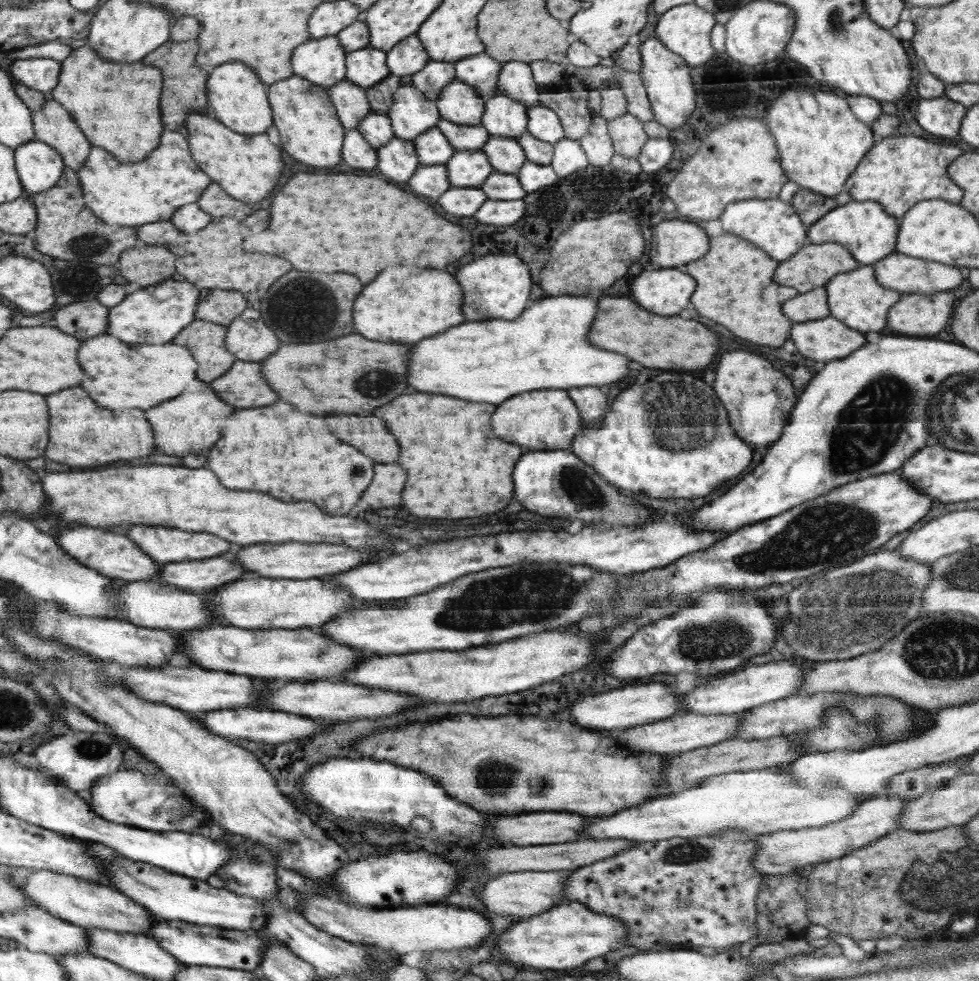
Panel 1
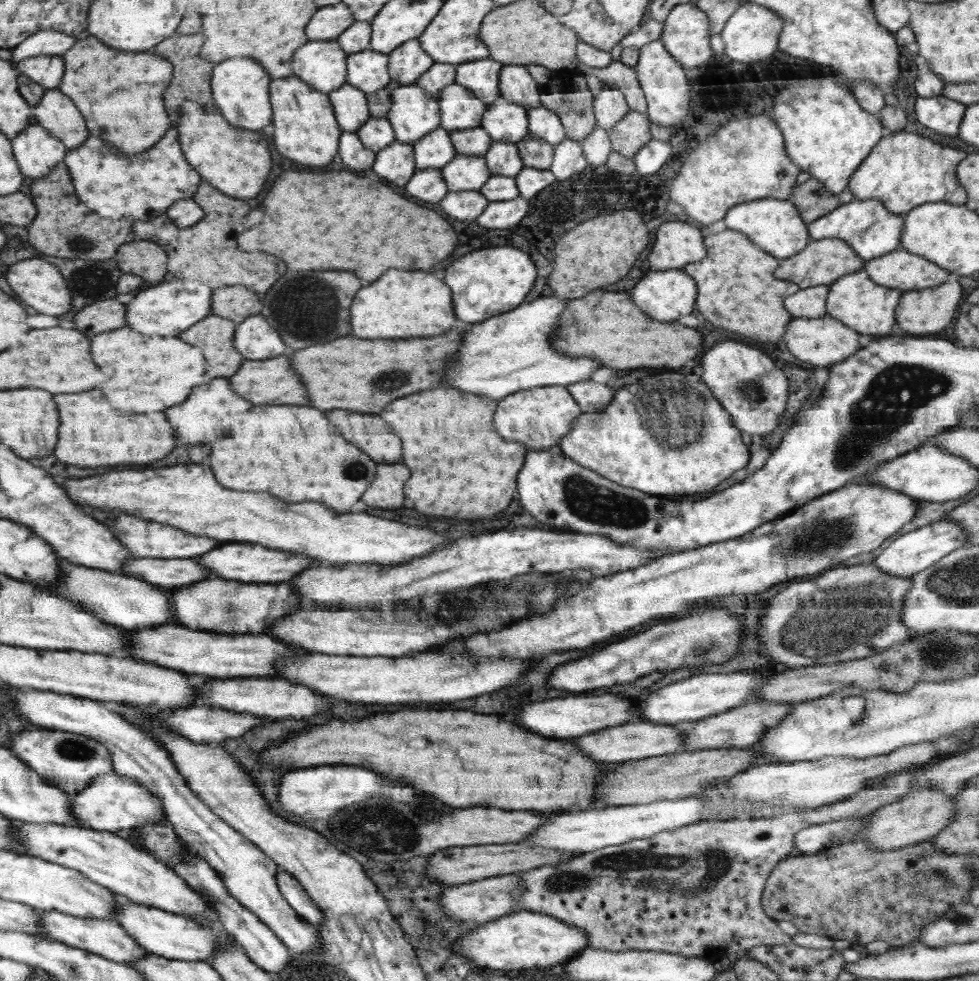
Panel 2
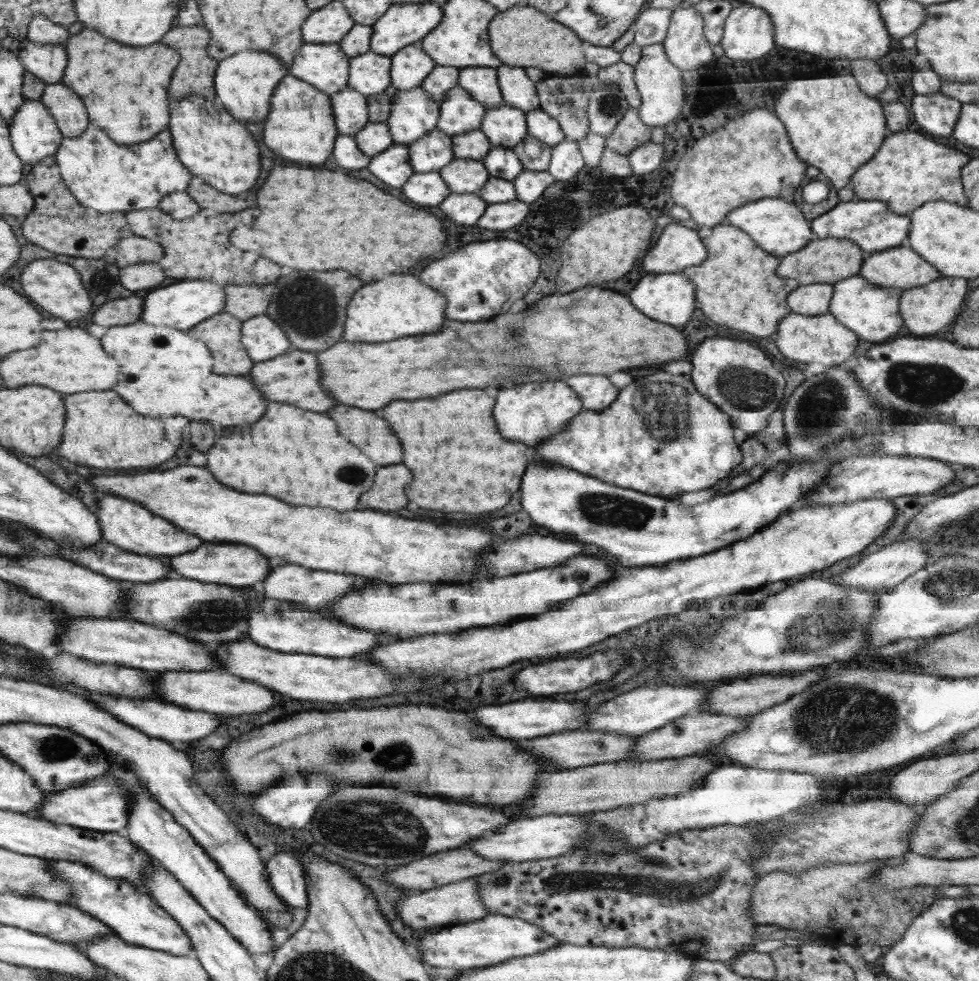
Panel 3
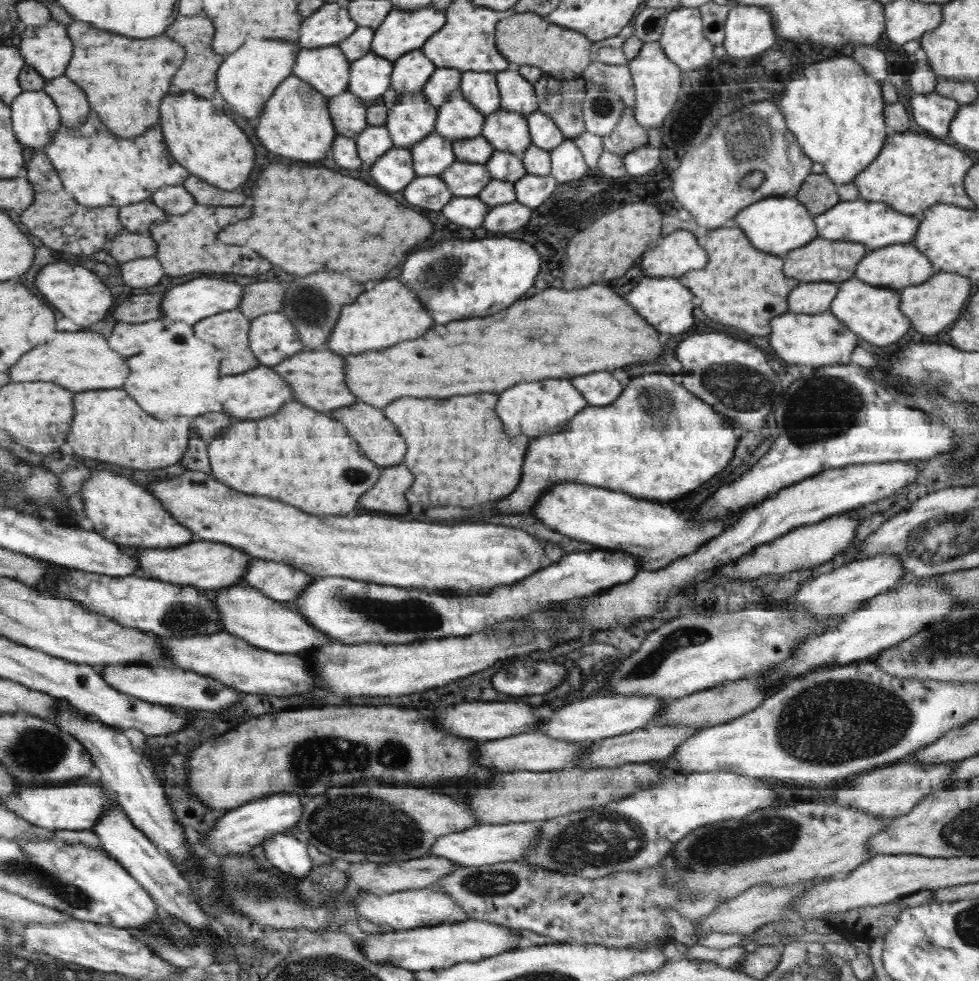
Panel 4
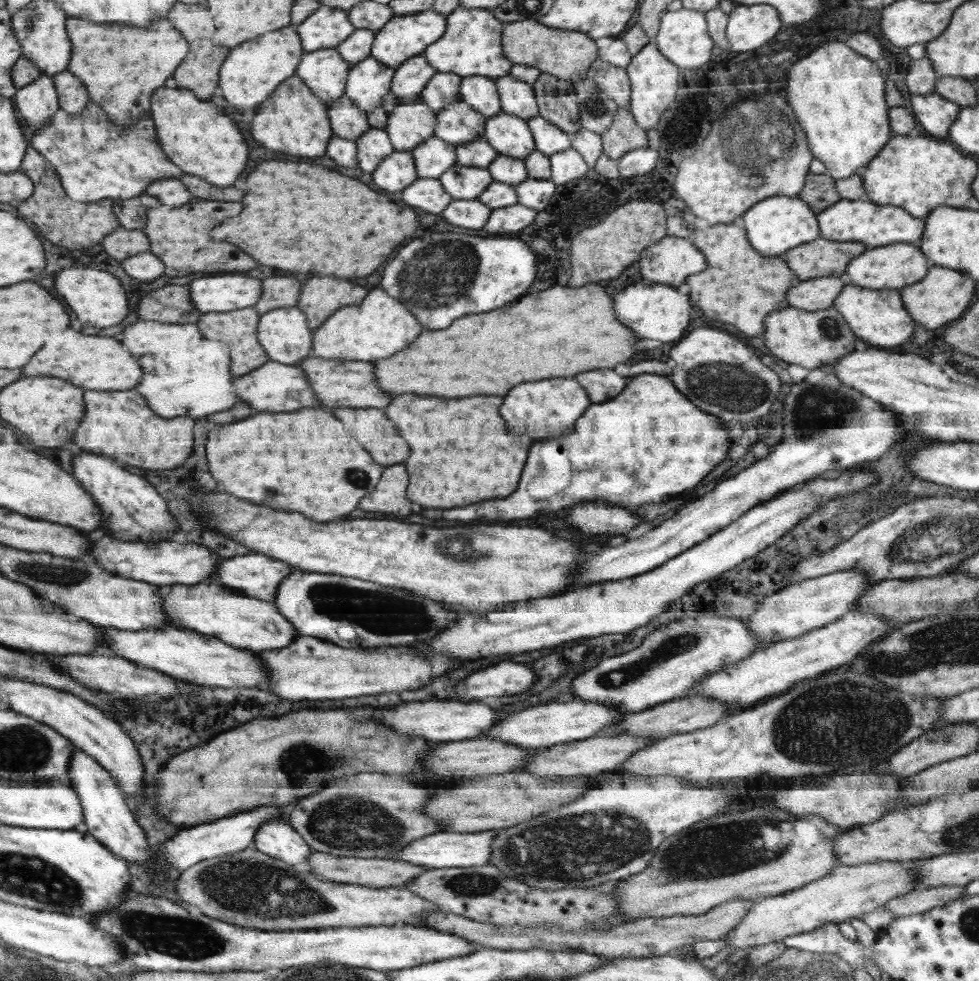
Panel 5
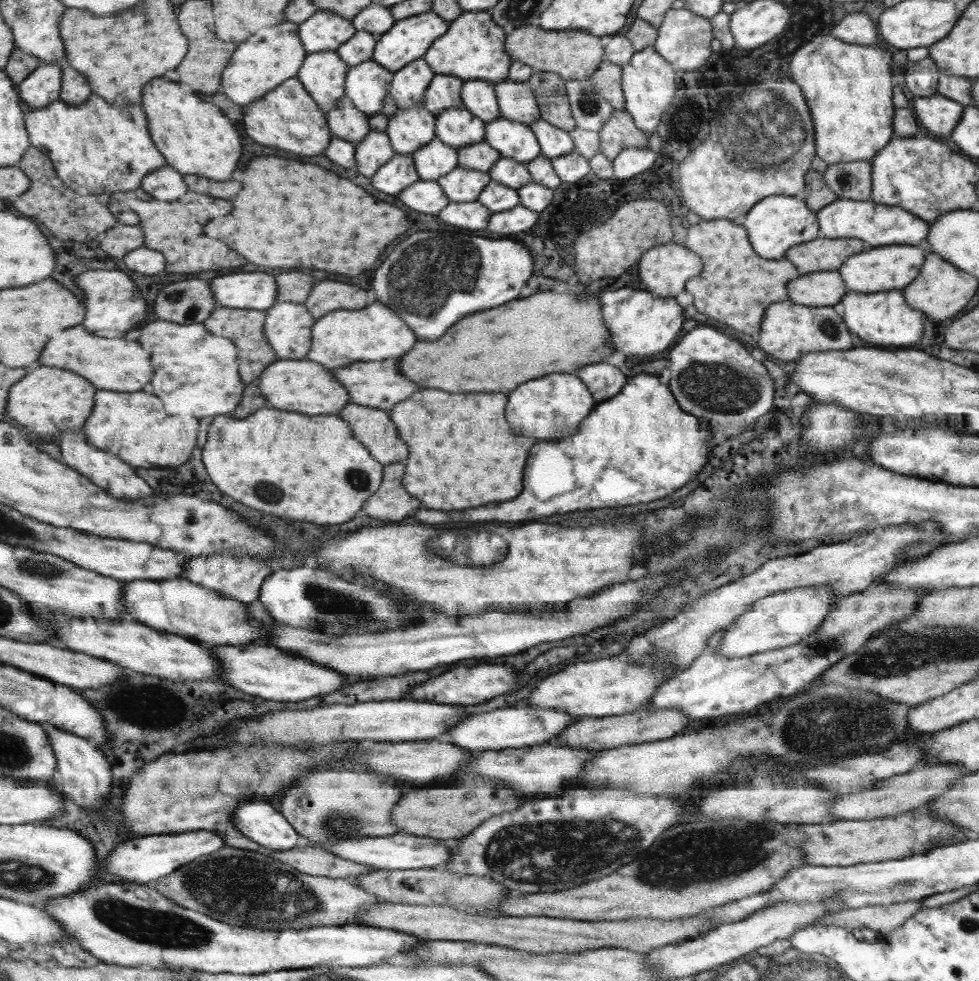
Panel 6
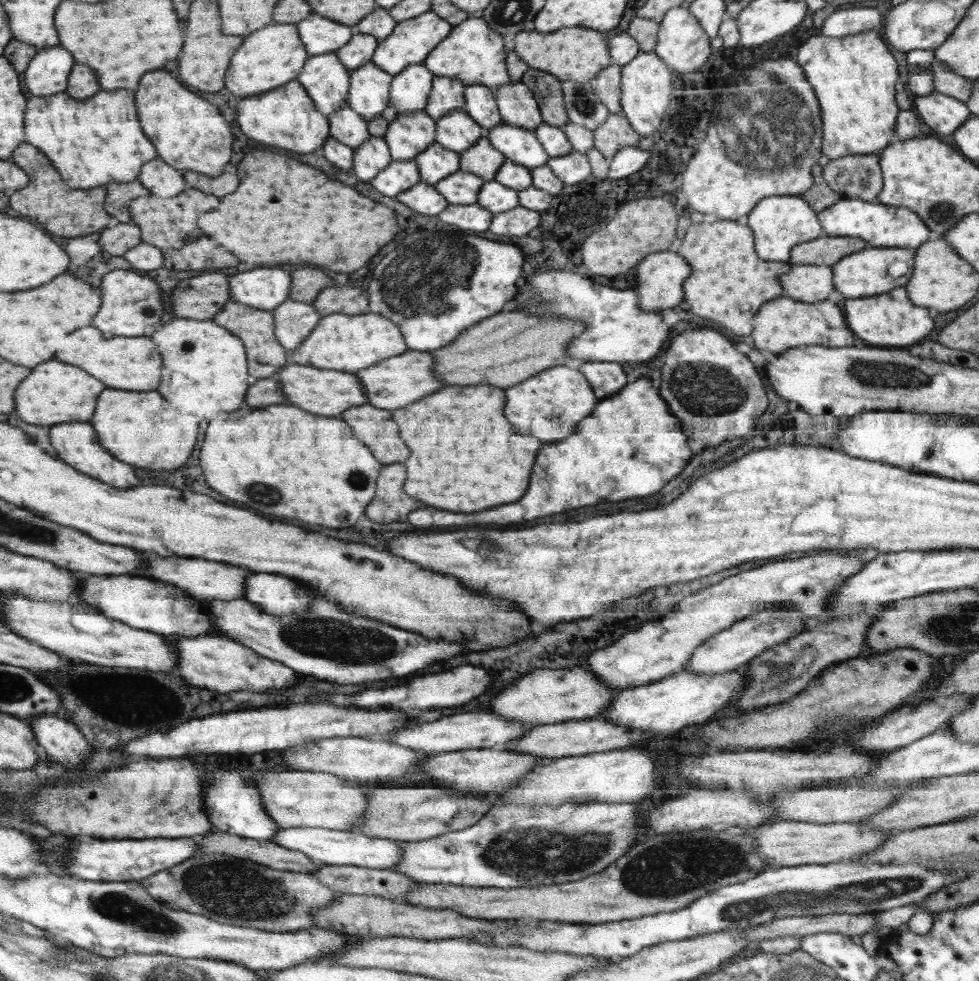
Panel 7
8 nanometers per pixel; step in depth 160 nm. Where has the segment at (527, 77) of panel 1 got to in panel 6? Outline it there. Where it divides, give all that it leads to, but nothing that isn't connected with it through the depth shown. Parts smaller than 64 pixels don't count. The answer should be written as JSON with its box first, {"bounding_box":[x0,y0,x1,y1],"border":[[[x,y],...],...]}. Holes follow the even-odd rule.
{"bounding_box":[494,81,541,126],"border":[[[504,81],[494,85],[497,103],[502,117],[530,126],[534,121],[541,120],[541,111],[537,97],[532,88],[525,82]]]}

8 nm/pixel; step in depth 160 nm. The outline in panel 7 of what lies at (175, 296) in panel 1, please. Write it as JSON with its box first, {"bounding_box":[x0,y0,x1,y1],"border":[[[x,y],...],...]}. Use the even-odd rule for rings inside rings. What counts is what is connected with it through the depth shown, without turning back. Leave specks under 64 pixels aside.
{"bounding_box":[228,268,292,310],"border":[[[254,268],[228,279],[231,300],[260,310],[274,310],[289,300],[292,278],[282,268]]]}

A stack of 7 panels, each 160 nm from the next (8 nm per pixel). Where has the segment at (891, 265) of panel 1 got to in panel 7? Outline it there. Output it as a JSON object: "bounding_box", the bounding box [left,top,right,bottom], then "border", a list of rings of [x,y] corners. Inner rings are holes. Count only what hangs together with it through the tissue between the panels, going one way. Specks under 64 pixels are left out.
{"bounding_box":[834,247,914,298],"border":[[[883,247],[866,248],[861,250],[862,254],[852,254],[850,258],[842,258],[838,266],[834,265],[834,286],[835,292],[842,292],[846,298],[872,297],[882,293],[890,292],[892,289],[908,284],[908,278],[912,276],[914,270],[914,252],[908,250],[908,247],[894,248],[894,250],[884,250]],[[894,260],[904,260],[908,262],[908,274],[906,278],[892,278],[888,276],[888,266]]]}

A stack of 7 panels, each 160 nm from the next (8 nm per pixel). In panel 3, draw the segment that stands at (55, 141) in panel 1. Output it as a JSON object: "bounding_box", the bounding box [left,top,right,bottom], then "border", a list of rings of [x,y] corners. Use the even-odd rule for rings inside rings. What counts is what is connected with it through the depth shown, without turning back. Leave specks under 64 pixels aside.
{"bounding_box":[42,82,90,138],"border":[[[63,82],[48,85],[42,100],[53,111],[65,138],[76,138],[88,128],[90,118],[82,100],[74,94],[73,87]]]}

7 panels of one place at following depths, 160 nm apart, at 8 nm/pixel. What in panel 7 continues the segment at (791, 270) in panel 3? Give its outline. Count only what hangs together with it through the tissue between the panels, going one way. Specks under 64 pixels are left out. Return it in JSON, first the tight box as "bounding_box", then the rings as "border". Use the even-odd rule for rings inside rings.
{"bounding_box":[794,236,866,267],"border":[[[823,236],[798,246],[798,250],[794,250],[794,264],[826,264],[832,267],[840,258],[864,249],[866,242],[862,238]]]}

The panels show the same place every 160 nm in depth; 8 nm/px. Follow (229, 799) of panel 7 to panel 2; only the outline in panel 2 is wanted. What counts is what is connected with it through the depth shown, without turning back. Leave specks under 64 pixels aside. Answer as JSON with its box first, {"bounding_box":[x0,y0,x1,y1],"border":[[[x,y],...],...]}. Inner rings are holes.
{"bounding_box":[277,869,324,925],"border":[[[280,869],[280,872],[277,874],[277,883],[286,902],[299,916],[313,925],[321,925],[321,922],[324,920],[324,912],[317,907],[317,903],[314,903],[309,898],[309,893],[298,882],[298,879],[293,877],[293,874]]]}

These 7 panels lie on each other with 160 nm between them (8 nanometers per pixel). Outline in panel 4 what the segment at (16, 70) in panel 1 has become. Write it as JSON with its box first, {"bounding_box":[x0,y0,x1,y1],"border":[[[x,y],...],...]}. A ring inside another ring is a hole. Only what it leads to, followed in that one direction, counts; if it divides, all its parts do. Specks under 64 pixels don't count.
{"bounding_box":[17,19,75,82],"border":[[[53,19],[40,28],[23,26],[17,33],[28,65],[38,70],[48,82],[66,75],[75,49],[68,26]]]}

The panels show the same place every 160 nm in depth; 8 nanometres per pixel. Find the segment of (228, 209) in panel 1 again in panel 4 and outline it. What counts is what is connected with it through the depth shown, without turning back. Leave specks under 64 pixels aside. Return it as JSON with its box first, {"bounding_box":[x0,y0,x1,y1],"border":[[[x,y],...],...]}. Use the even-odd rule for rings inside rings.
{"bounding_box":[184,176,246,206],"border":[[[190,176],[190,182],[184,182],[184,188],[192,194],[196,204],[204,204],[204,206],[242,206],[246,200],[244,194],[220,190],[196,176]]]}

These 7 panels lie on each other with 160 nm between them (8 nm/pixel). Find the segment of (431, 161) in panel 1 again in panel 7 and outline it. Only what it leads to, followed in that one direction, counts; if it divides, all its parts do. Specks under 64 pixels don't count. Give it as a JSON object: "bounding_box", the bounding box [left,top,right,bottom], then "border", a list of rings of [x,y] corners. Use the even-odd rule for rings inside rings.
{"bounding_box":[413,146,461,185],"border":[[[430,146],[422,158],[413,158],[420,167],[421,181],[435,185],[457,173],[461,168],[461,153],[445,146]]]}

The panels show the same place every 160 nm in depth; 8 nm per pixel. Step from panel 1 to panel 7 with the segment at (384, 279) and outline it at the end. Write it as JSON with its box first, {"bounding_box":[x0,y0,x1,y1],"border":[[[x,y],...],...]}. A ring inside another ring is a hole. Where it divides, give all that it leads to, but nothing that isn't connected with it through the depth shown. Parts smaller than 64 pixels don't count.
{"bounding_box":[288,312,408,373],"border":[[[370,312],[361,315],[332,313],[322,318],[322,321],[296,351],[288,352],[288,363],[355,373],[387,358],[397,357],[408,349],[405,335],[402,334],[397,323],[381,314]]]}

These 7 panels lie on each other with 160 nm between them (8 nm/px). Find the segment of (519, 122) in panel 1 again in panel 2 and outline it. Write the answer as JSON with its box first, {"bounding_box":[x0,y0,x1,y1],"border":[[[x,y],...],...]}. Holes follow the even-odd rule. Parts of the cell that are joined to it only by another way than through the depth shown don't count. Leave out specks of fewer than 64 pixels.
{"bounding_box":[481,97,529,143],"border":[[[498,97],[489,104],[482,117],[481,127],[495,141],[517,143],[528,134],[529,116],[526,109],[509,99]]]}

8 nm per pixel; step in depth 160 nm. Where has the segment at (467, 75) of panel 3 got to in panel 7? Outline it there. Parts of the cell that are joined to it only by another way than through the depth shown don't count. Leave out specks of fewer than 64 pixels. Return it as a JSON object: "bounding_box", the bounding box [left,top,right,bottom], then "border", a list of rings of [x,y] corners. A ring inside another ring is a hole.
{"bounding_box":[464,85,504,130],"border":[[[467,85],[464,96],[464,111],[483,129],[490,130],[504,123],[497,107],[493,88],[486,85]]]}

